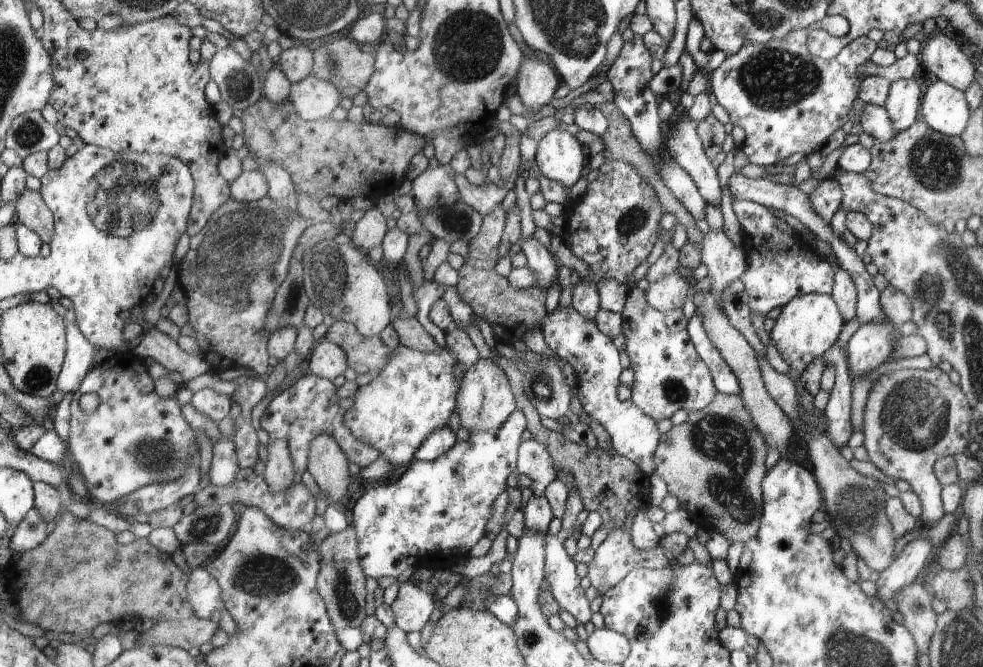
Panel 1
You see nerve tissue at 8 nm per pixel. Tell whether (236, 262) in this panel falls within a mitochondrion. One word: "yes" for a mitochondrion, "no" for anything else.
yes

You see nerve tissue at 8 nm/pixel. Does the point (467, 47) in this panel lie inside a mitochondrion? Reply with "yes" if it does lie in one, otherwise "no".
yes

